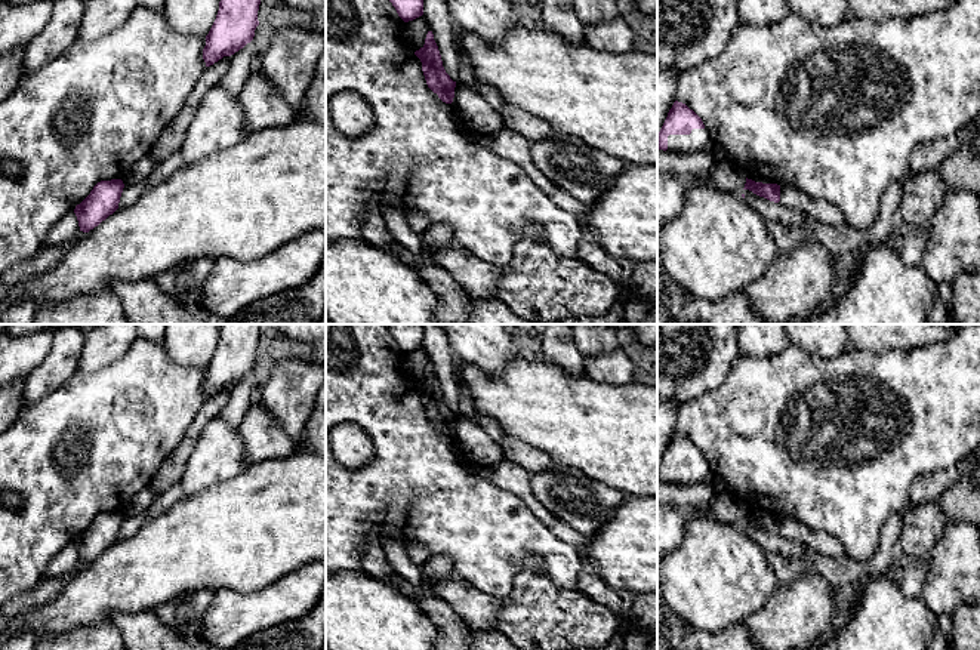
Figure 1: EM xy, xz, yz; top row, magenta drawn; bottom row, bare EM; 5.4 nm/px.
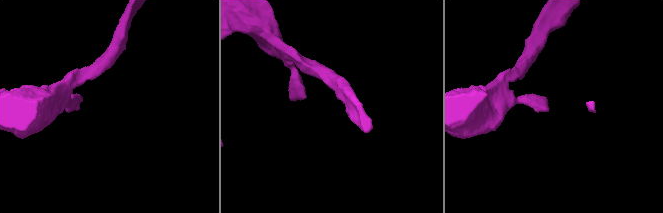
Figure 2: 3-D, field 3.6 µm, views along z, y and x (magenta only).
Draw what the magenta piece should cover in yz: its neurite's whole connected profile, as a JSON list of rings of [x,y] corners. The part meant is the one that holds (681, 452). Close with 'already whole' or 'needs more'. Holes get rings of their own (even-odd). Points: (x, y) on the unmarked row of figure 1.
[[[675,432],[657,465],[657,480],[693,484],[709,480],[709,463],[702,450],[685,435]]]; needs more

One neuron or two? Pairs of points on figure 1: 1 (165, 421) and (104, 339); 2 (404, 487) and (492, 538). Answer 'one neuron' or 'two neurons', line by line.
1: two neurons
2: one neuron

